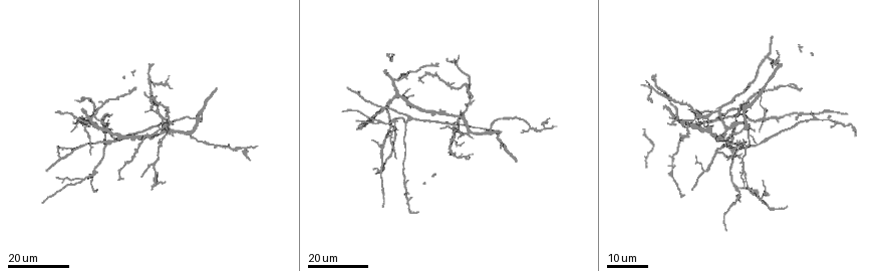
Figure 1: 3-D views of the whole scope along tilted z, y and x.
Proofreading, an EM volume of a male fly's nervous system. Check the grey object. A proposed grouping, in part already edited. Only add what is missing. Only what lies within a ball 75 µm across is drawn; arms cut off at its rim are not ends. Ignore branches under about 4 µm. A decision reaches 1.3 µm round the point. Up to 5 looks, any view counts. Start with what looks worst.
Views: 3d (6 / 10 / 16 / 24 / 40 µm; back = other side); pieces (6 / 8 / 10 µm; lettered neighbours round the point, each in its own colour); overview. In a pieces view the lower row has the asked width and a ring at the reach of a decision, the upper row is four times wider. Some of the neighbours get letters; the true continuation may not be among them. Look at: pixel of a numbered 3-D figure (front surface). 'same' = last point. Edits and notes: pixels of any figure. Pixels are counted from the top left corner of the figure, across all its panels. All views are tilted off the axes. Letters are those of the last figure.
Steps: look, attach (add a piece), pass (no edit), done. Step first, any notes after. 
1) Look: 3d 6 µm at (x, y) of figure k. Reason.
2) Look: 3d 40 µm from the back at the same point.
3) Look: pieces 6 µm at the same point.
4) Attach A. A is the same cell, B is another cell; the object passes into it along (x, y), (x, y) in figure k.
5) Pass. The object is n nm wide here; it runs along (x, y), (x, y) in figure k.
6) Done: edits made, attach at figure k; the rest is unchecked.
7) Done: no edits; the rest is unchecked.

Look: 3d 24 µm at (359, 125) of figure 1. An open end.

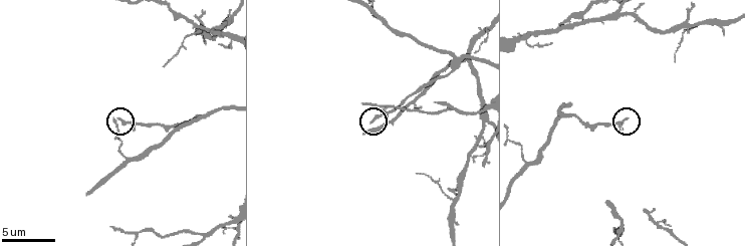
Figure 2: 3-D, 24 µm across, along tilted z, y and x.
Look: pieces 8 µm at (626, 117) of figure 2.

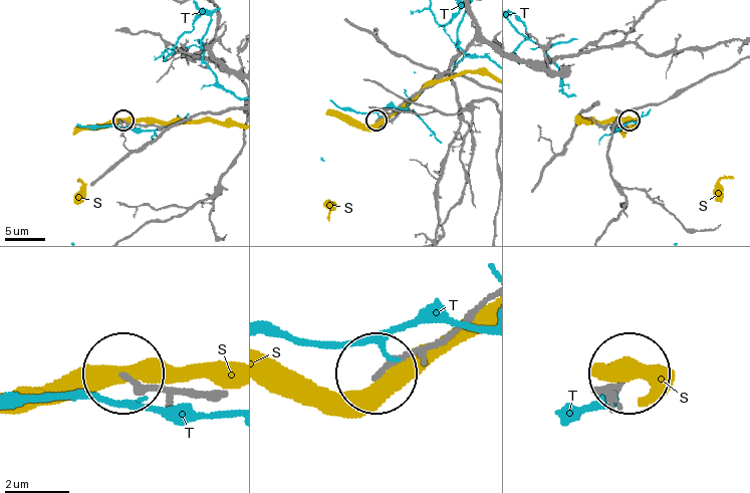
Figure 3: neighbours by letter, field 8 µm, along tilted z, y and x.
Pass. S and T are other cells; it runs along (486, 88), (448, 72), (378, 119) in figure 3; no lettered piece goes on from it.

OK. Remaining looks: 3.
Look: 3d 16 µm at (152, 110) of figure 1. An open end.

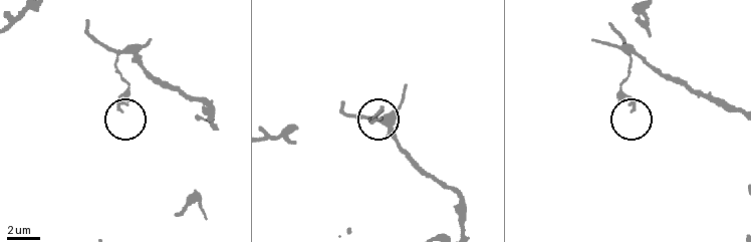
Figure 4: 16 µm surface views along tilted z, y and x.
Look: pieces 8 µm at (371, 123) of figure 4. See the neighbours.

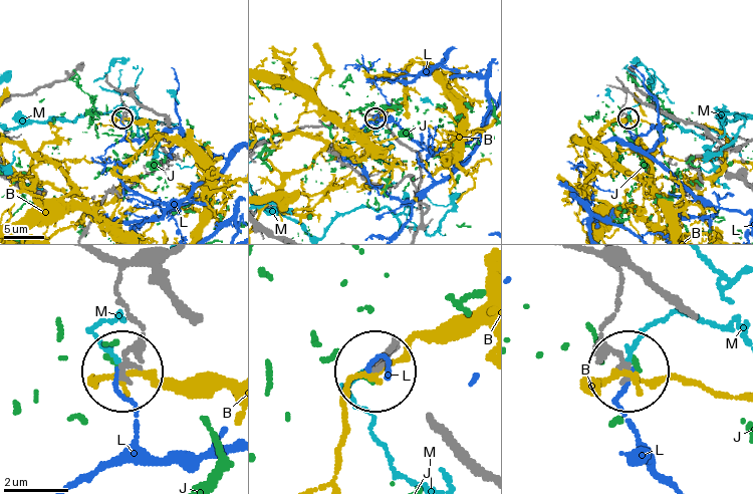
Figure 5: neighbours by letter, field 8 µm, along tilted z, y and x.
Pass. B, J, L and M are other cells; it runs along (671, 300), (617, 267), (620, 284), (601, 339), (629, 371) in figure 5; no lettered piece goes on from it.

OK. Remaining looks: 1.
Done: no edits; the rest is unchecked.

